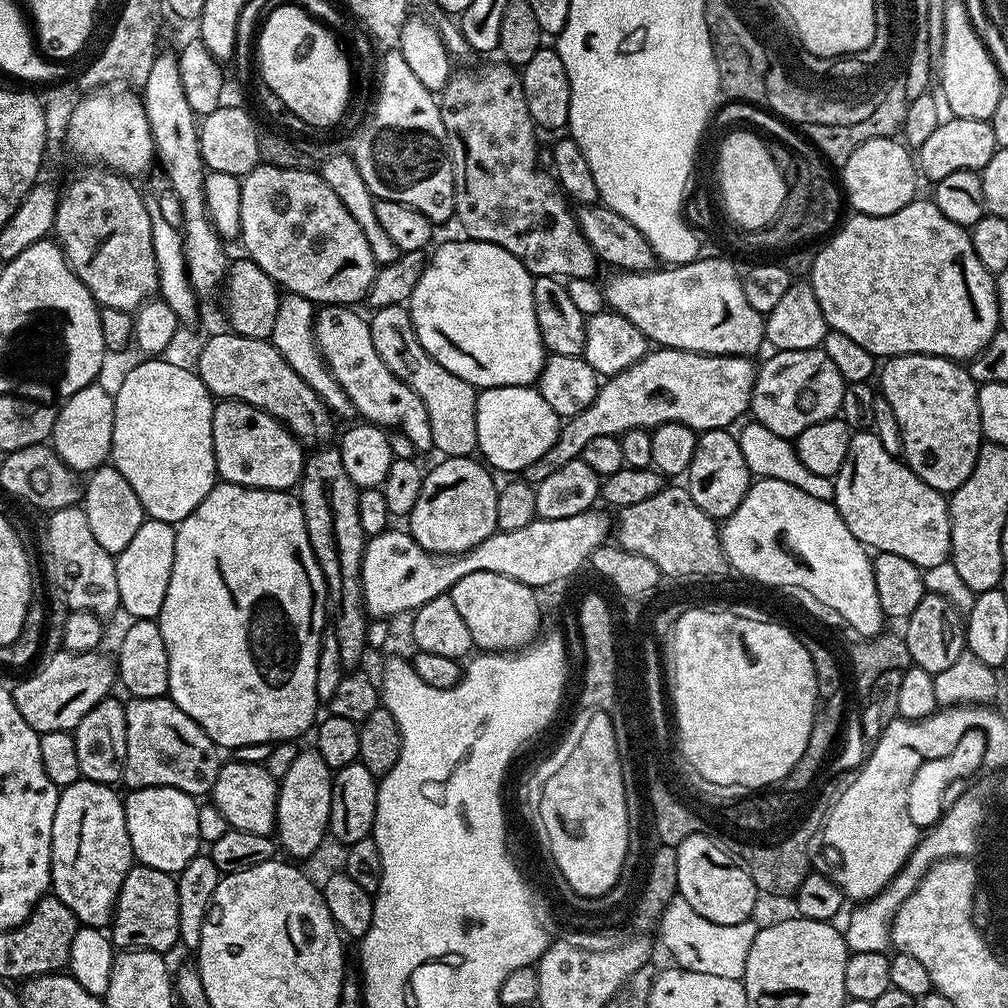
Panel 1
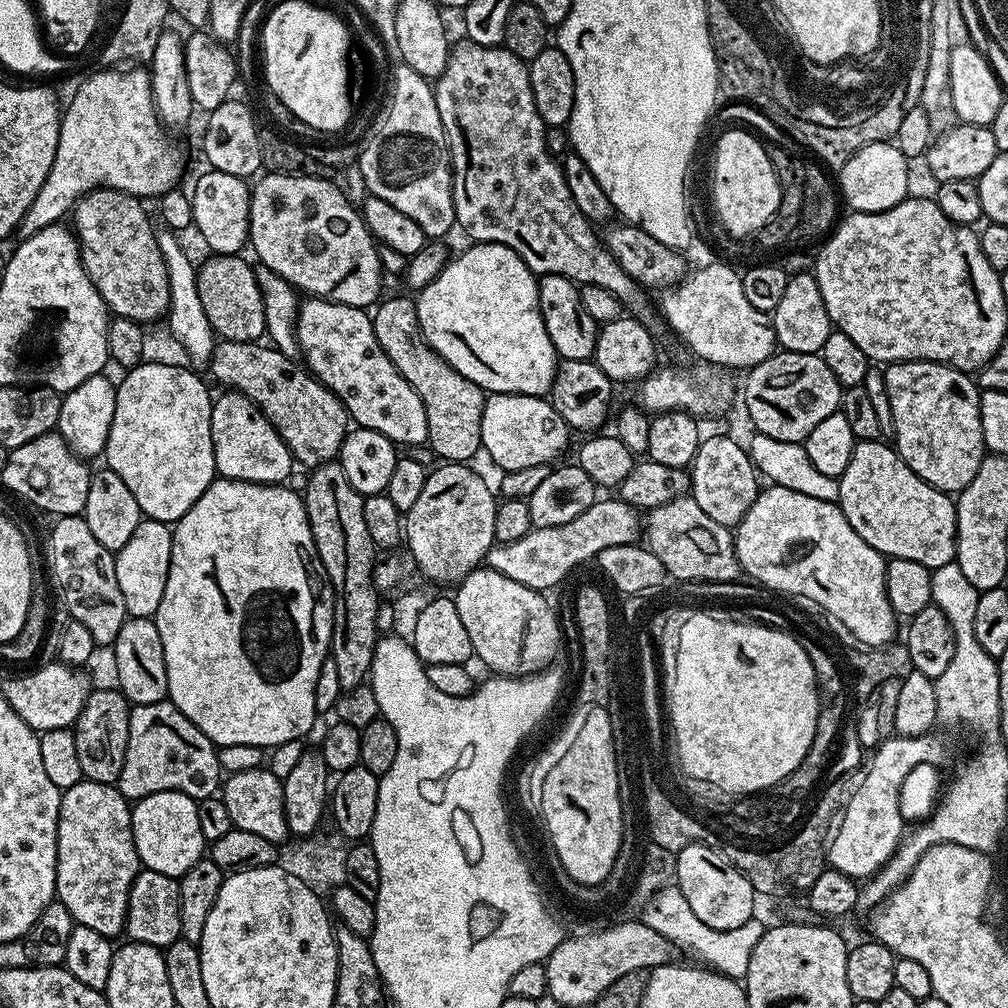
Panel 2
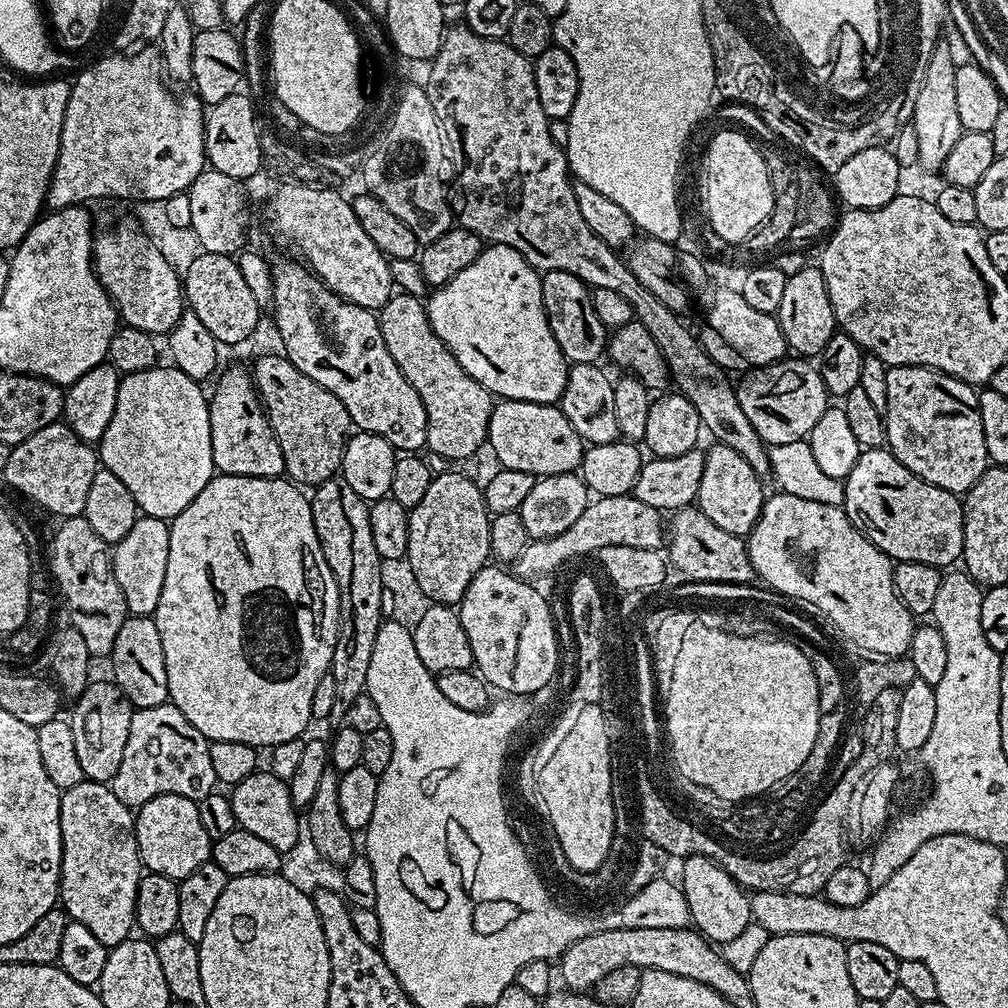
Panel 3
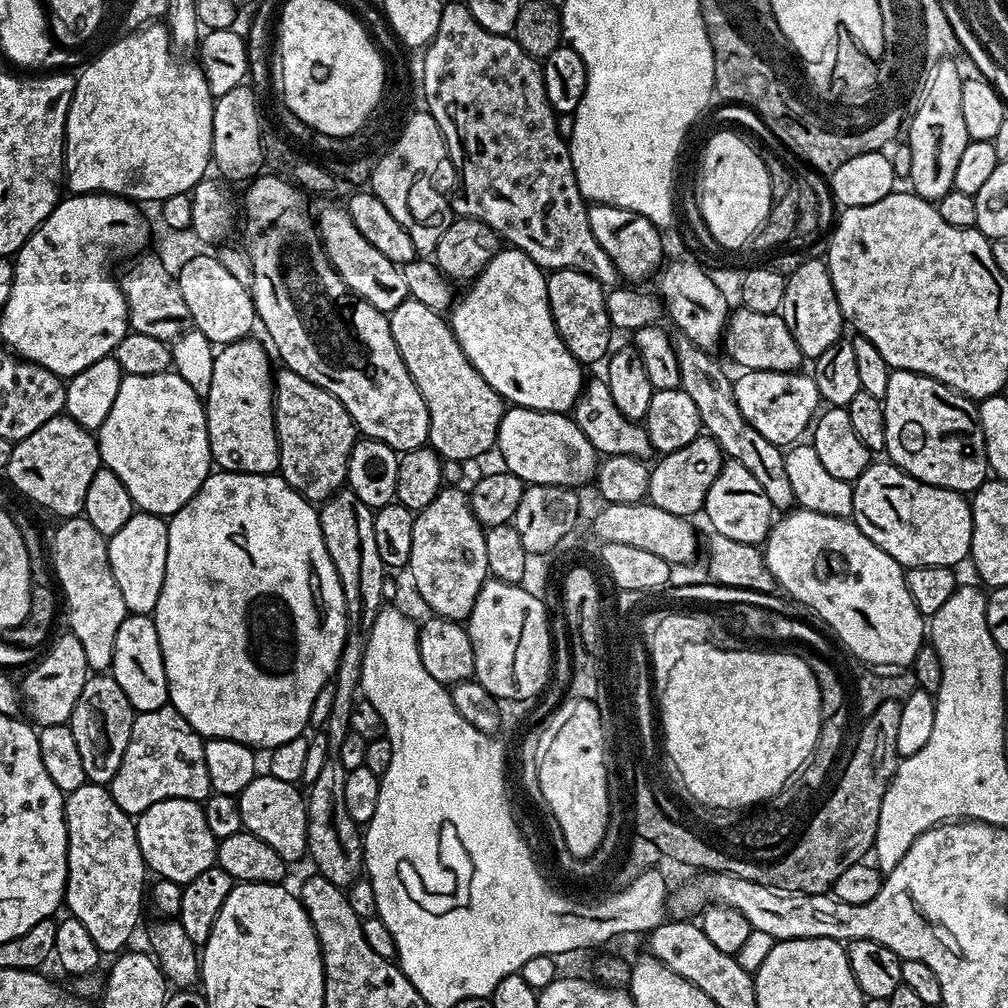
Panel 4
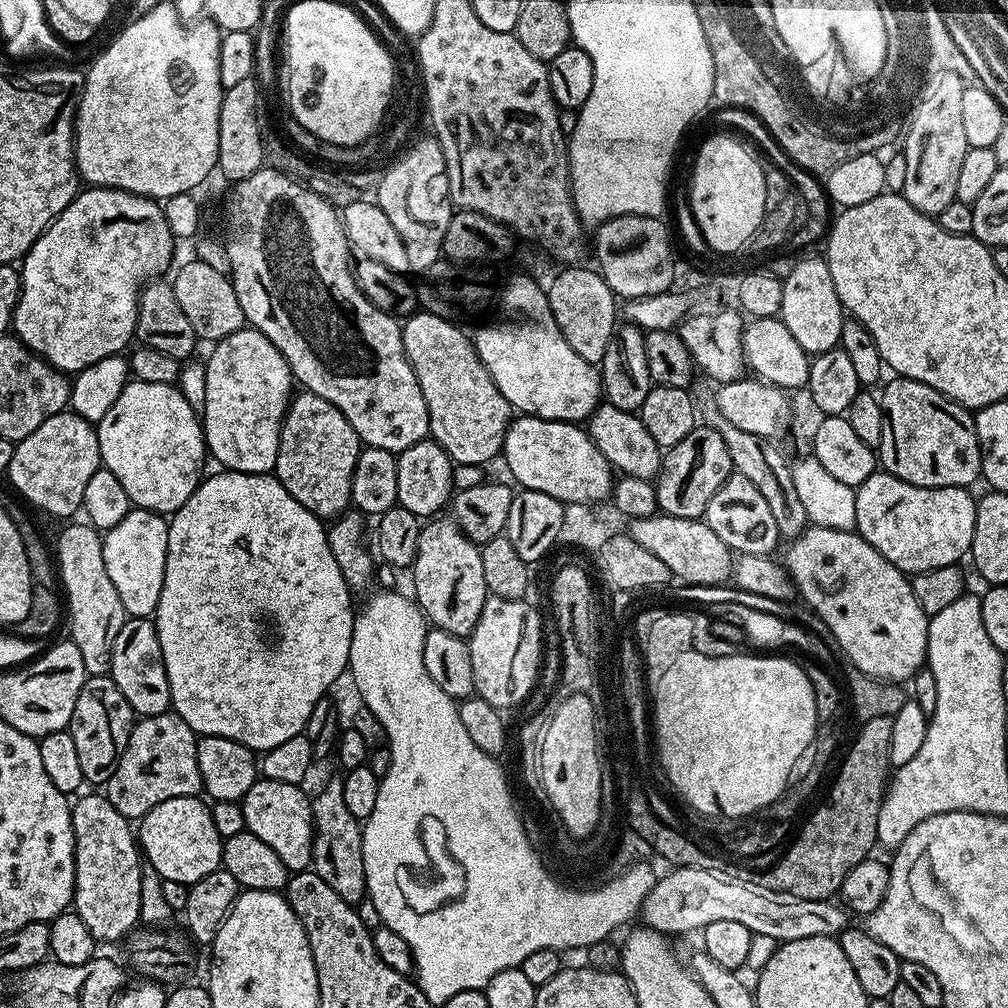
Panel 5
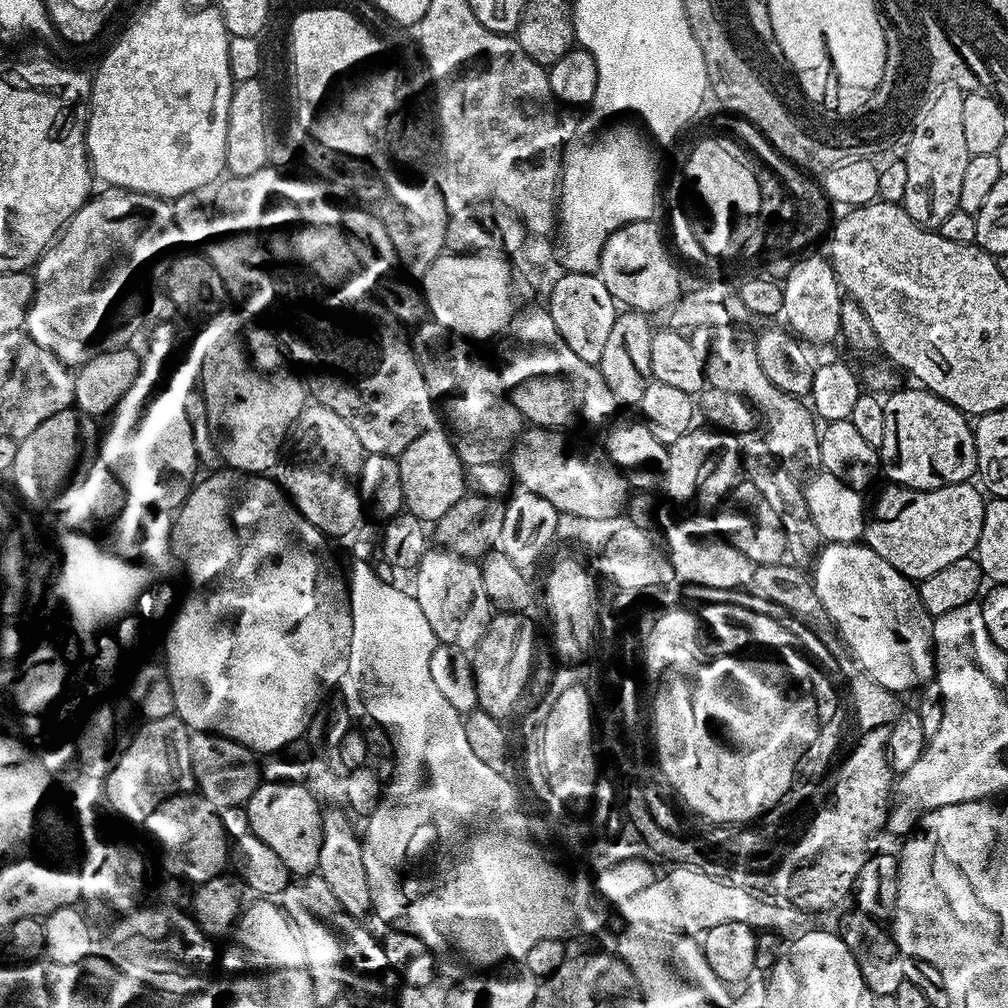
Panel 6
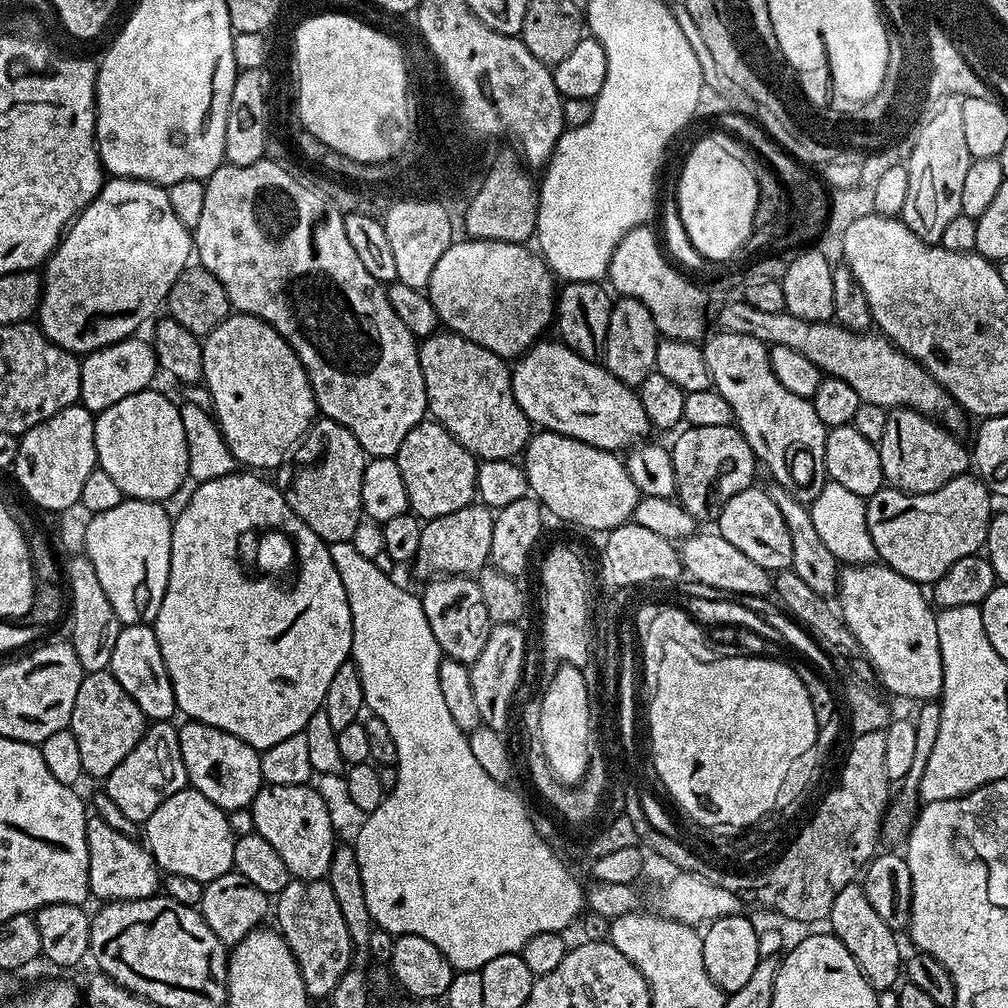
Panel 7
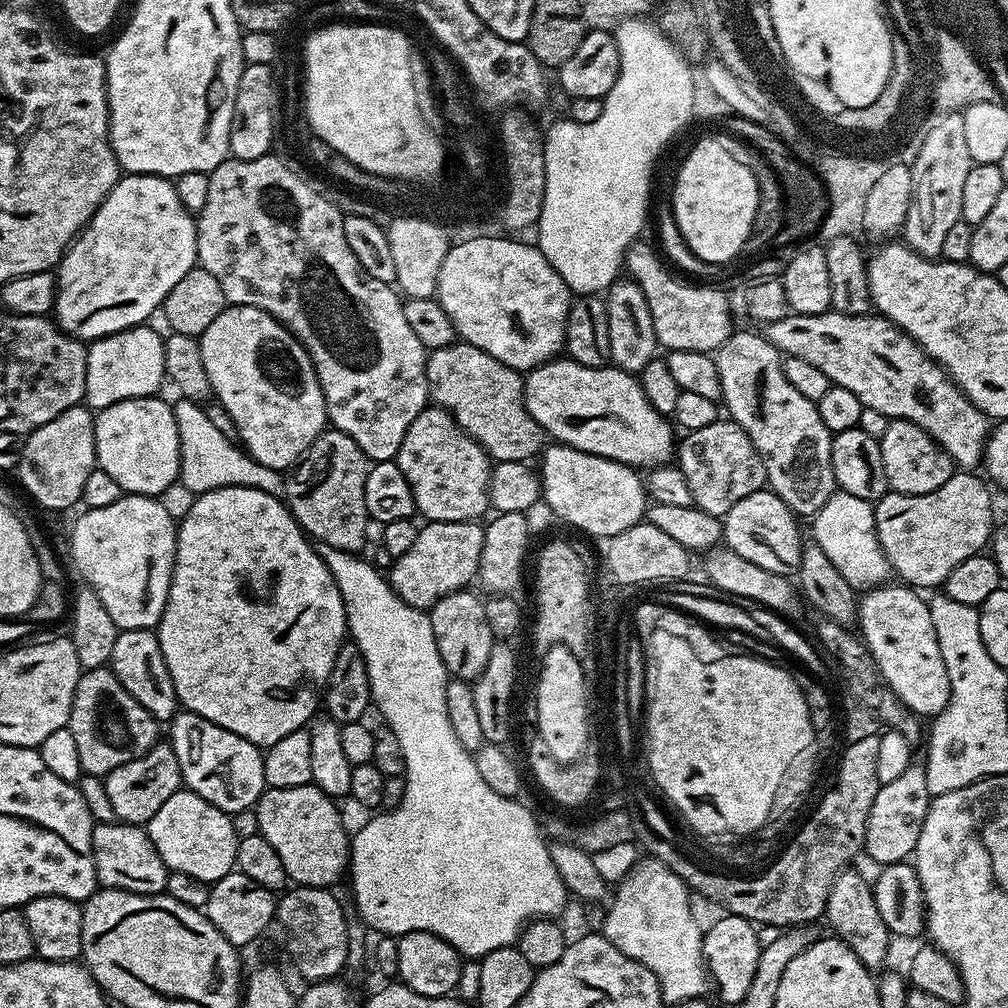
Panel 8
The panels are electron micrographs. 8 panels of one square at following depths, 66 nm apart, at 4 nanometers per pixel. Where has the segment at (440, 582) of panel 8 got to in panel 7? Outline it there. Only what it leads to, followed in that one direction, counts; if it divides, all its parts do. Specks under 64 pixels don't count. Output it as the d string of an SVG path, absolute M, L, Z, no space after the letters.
M479 502L454 510L454 514L427 521L422 527L422 542L418 542L418 554L414 561L417 574L428 576L424 578L443 578L480 573L492 555L495 521L493 509Z

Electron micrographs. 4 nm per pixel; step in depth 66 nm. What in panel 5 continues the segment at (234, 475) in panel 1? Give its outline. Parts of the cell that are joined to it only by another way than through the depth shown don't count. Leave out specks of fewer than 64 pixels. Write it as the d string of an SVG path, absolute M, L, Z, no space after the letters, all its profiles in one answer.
M245 326L237 330L234 334L230 334L226 338L215 341L211 345L212 353L209 354L208 360L204 364L204 373L206 374L206 402L202 409L202 427L204 430L204 442L207 451L217 460L217 465L223 466L225 469L234 472L262 472L271 473L276 466L276 455L280 449L280 427L284 421L284 416L288 412L288 405L294 395L294 377L290 366L286 362L286 358L282 358L282 354L274 346L274 342L270 342L270 338L266 338L266 334L262 334L257 328Z

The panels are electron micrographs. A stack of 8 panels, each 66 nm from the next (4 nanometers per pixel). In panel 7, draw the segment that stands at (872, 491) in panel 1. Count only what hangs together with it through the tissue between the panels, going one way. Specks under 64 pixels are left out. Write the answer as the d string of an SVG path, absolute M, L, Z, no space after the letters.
M976 474L954 478L933 492L903 492L900 488L885 486L867 497L863 505L866 510L868 539L874 542L877 557L888 567L921 586L928 586L939 576L944 576L946 570L958 562L958 558L975 556L987 545L988 527L994 515L992 503L992 493Z

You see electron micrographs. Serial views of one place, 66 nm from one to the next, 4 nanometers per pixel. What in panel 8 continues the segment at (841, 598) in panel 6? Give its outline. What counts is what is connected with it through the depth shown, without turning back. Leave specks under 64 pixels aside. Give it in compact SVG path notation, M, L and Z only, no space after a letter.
M885 582L877 587L867 589L867 591L859 597L858 632L863 639L864 645L868 647L869 656L871 656L873 662L878 666L883 683L891 688L892 693L894 693L908 709L915 712L917 716L921 718L935 718L939 716L943 708L948 705L948 699L950 698L950 678L946 674L946 662L942 662L942 650L938 650L938 638L936 637L936 631L934 630L934 622L930 622L928 600L925 599L925 597L920 597L923 595L921 595L919 591L913 590L911 587L905 586L903 583L892 583L893 582Z

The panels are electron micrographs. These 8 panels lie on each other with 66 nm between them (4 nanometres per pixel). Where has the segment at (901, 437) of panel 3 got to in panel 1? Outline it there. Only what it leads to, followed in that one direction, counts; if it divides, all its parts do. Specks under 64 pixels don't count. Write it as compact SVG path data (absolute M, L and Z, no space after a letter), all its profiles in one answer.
M910 354L894 356L888 364L879 369L879 391L889 402L901 428L902 459L922 482L934 486L934 490L945 494L955 492L966 478L970 478L970 470L974 470L974 462L980 453L982 433L980 431L980 411L978 410L978 385L972 379L963 363L947 360L941 356L926 354Z

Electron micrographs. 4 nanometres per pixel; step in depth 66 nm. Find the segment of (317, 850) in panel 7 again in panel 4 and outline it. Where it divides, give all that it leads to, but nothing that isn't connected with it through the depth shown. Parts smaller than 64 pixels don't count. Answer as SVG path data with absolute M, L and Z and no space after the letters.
M258 774L238 797L243 827L262 838L266 846L274 846L274 850L289 862L305 859L308 851L306 796L298 789L296 784L282 782L282 778Z

